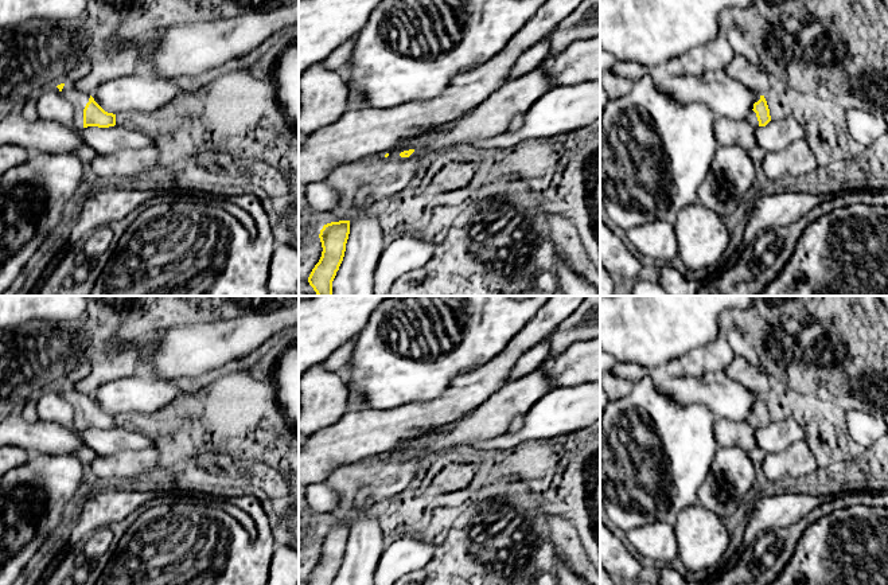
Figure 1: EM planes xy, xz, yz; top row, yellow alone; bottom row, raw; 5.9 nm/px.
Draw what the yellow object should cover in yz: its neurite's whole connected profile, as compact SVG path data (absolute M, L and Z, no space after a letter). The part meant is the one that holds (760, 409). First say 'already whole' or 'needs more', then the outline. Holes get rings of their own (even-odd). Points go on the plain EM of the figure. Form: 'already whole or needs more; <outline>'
needs more; M759 397L753 405L753 410L744 420L752 428L766 428L771 422L770 410L764 397Z

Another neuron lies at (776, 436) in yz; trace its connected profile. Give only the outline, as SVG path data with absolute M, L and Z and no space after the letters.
M792 420L771 421L766 428L755 429L756 445L770 453L778 453L797 441L805 441L803 429Z

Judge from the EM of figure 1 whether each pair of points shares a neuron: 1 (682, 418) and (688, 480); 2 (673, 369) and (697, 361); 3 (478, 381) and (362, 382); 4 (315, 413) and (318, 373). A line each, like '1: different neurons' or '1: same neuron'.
1: same neuron
2: same neuron
3: different neurons
4: same neuron

